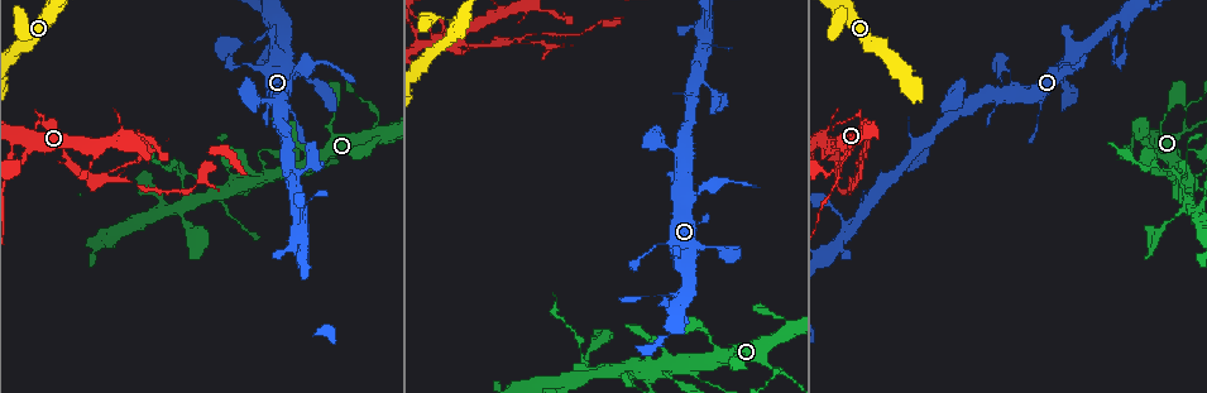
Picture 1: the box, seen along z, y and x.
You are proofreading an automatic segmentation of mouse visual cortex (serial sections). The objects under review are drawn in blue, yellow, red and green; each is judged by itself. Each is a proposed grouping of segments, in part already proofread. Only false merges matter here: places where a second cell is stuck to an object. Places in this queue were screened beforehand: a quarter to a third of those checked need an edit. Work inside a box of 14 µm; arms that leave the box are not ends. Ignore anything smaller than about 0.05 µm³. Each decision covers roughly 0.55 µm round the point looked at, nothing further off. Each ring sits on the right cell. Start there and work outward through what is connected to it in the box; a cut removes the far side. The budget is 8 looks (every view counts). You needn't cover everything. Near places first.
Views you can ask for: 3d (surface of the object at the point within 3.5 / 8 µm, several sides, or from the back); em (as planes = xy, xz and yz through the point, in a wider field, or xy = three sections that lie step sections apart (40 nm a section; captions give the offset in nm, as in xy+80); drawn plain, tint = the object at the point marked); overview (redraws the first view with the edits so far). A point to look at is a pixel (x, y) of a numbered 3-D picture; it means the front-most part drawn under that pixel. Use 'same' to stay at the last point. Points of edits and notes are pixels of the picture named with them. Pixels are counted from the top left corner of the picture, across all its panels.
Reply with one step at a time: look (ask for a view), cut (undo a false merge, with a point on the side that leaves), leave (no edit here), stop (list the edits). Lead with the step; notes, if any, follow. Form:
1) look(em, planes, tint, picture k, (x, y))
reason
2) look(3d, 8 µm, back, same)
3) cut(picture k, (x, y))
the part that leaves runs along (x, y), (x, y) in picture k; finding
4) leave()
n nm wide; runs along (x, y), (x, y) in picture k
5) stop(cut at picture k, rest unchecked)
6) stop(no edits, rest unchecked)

look(3d, 3.5 µm, picture 1, (505, 39))
a fork

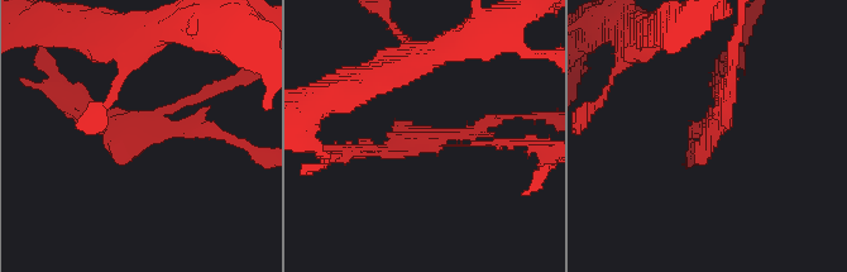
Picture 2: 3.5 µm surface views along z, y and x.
leave()
runs along (71, 100), (110, 123), (226, 134) in picture 2; continuous, no second cell

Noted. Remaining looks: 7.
look(3d, 8 µm, picture 1, (196, 183))
sudden change in width

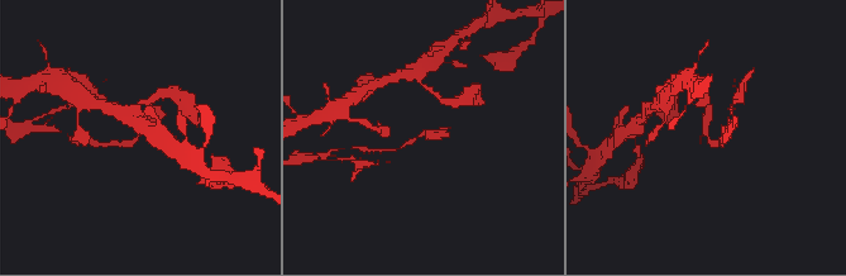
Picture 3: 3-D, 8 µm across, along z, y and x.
look(em, xy, step 5, tint, picture 3, (137, 135))

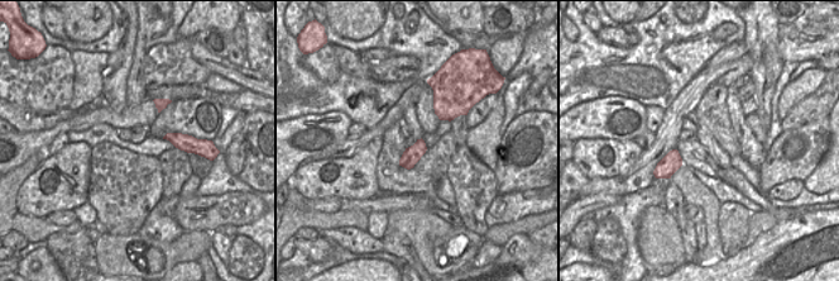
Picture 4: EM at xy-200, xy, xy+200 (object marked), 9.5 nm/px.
leave()
runs along (109, 144), (133, 143), (165, 114) in picture 3; one cell here

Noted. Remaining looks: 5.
look(3d, 3.5 µm, picture 1, (693, 368))
thick turns thin

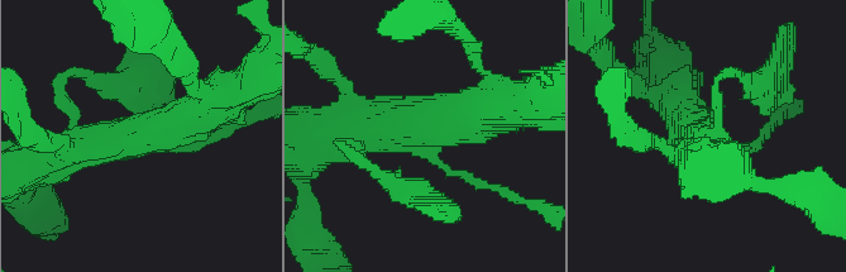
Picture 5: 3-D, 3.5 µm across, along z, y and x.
look(em, xy, step 2, tint, picture 5, (143, 144))
now the EM

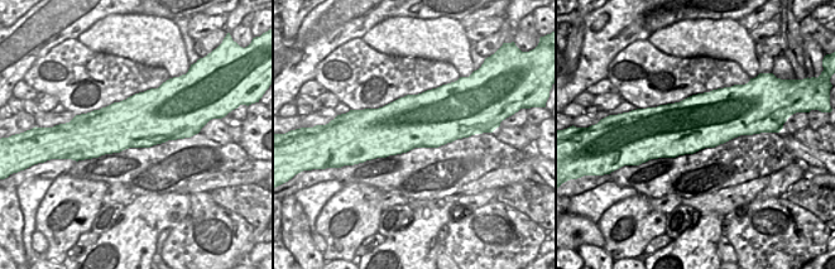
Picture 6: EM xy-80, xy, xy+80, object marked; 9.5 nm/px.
leave()
550 nm wide; runs along (213, 104), (57, 158) in picture 5; all the same cell

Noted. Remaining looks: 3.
stop(no edits, rest unchecked)

